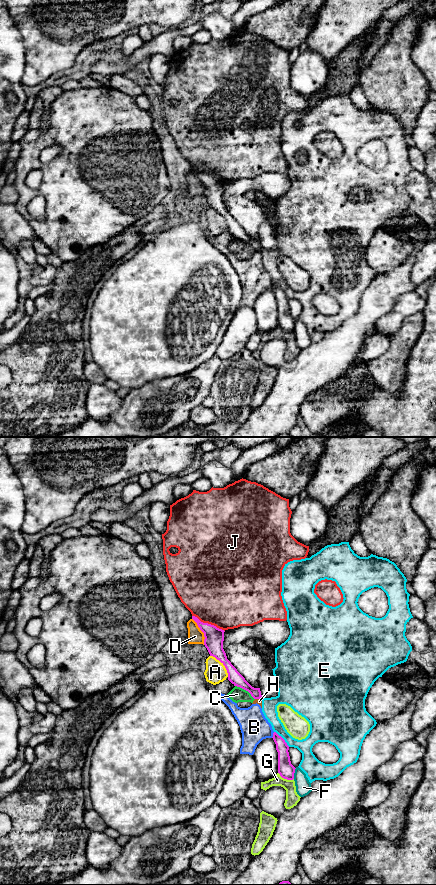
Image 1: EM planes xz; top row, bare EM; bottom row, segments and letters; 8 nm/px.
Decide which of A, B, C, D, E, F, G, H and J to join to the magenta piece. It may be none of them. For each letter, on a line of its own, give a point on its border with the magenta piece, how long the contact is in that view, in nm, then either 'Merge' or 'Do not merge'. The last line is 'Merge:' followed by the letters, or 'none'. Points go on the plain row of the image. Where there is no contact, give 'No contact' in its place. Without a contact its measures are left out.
A: Touches magenta at xz (223, 216). Shared border 220 nm. Do not merge
B: Touches magenta at xz (273, 287). Shared border 50 nm. Do not merge
C: Touches magenta at xz (245, 241). Shared border 200 nm. Do not merge
D: Touches magenta at xz (201, 182). Shared border 240 nm. Do not merge
E: Touches magenta at xz (282, 290). Shared border 180 nm. Do not merge
F: Touches magenta at xz (294, 324). Shared border 90 nm. Do not merge
G: Touches magenta at xz (285, 330). Shared border 140 nm. Do not merge
H: Touches magenta at xz (258, 250). Shared border 60 nm. Do not merge
J: Touches magenta at xz (207, 175). Shared border 300 nm. Do not merge
Merge: none

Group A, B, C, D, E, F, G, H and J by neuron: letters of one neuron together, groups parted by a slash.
A / B H / C / D / E / F / G / J

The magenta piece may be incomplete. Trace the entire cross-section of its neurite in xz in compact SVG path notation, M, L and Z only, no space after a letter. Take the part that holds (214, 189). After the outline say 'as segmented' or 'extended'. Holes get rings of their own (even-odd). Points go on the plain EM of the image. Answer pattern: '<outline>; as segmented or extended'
M192 168L192 171L197 175L200 182L204 185L204 197L207 200L210 208L215 209L225 218L228 225L228 232L234 238L248 243L254 251L262 250L260 240L252 239L227 211L226 205L223 201L225 183L217 180L214 177L203 175L195 168Z; as segmented

